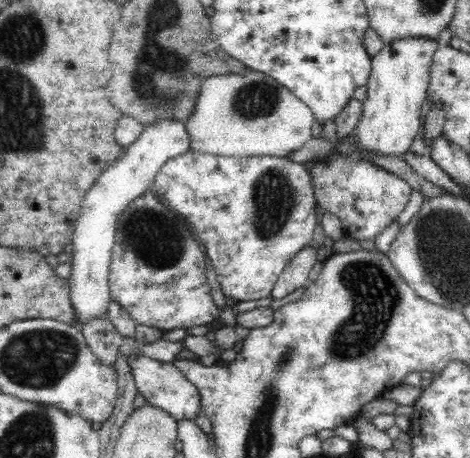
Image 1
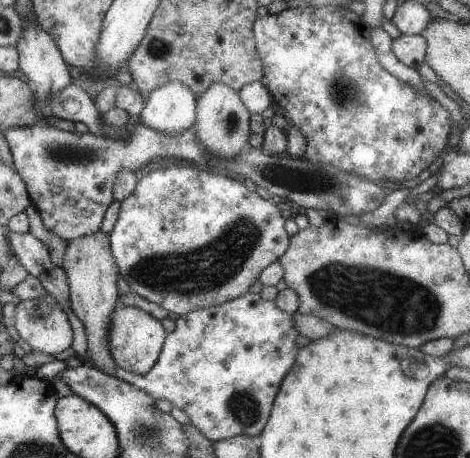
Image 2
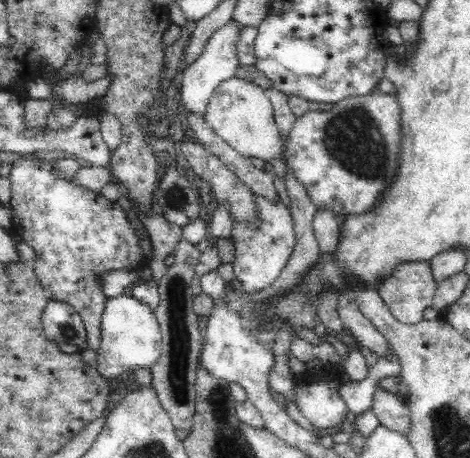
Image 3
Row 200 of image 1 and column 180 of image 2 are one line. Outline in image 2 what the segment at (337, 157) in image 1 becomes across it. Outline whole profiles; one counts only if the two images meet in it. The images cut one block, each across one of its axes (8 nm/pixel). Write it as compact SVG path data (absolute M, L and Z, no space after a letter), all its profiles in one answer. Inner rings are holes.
M245 292L219 306L199 308L183 314L175 320L175 330L167 334L157 364L145 374L133 374L123 368L115 368L115 378L147 392L155 402L165 400L171 408L179 408L187 414L189 422L209 440L225 440L233 436L255 438L265 428L271 406L277 396L283 376L289 372L299 352L295 340L299 332L293 326L293 314L279 310L271 300L263 300L261 294Z

